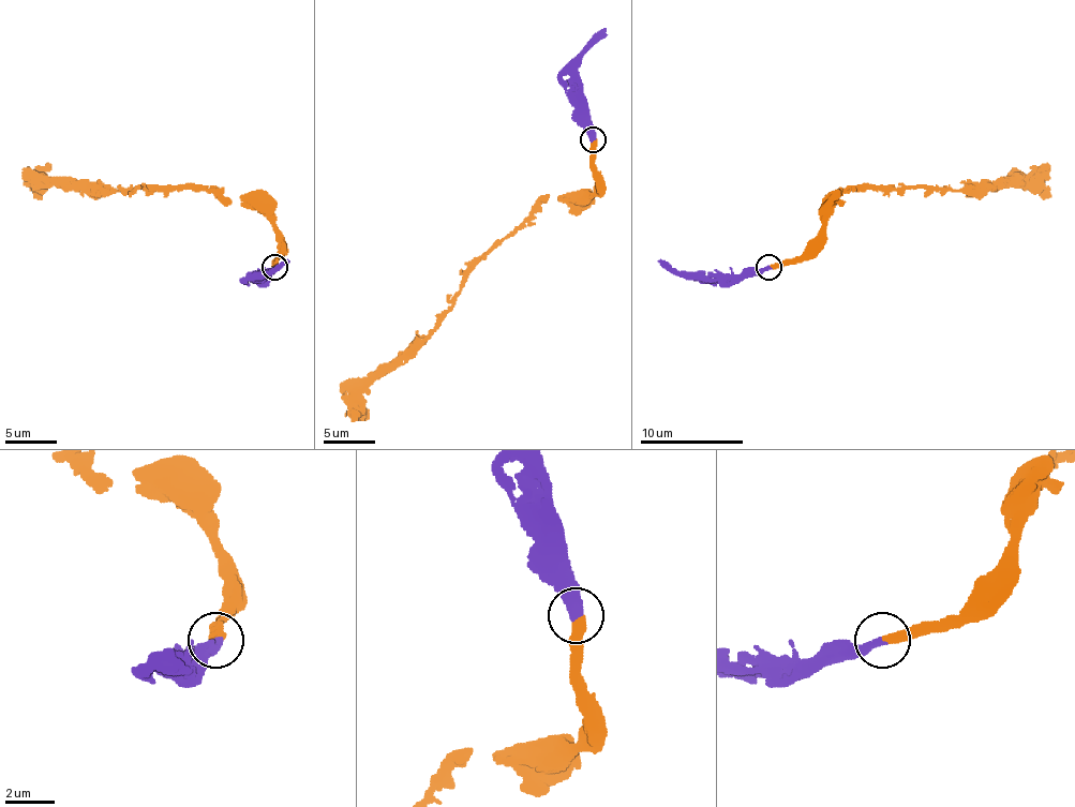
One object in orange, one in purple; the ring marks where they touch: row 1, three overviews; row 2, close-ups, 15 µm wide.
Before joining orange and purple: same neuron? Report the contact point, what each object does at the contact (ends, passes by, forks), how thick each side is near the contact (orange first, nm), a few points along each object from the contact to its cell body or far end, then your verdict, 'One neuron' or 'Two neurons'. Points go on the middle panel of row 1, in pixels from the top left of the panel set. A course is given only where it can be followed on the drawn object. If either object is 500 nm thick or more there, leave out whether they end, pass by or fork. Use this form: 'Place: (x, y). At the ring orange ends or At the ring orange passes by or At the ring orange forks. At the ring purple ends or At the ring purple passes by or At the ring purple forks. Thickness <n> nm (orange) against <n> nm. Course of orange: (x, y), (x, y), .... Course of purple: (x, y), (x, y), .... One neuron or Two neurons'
Place: (593, 139). At the ring orange ends. At the ring purple ends. Thickness 320 nm (orange) against 360 nm. Course of orange: (593, 139), (596, 189), (591, 194), (547, 196), (466, 277), (444, 317), (369, 387), (363, 407), (351, 420). Course of purple: (593, 139), (580, 99), (578, 57), (606, 29). One neuron

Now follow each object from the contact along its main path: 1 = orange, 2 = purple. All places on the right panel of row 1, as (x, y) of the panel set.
1: (770, 267), (795, 264), (818, 236), (826, 197), (852, 189), (1001, 189), (1016, 184), (1038, 184), (1050, 197)
2: (770, 267), (728, 274), (680, 277), (658, 262)

